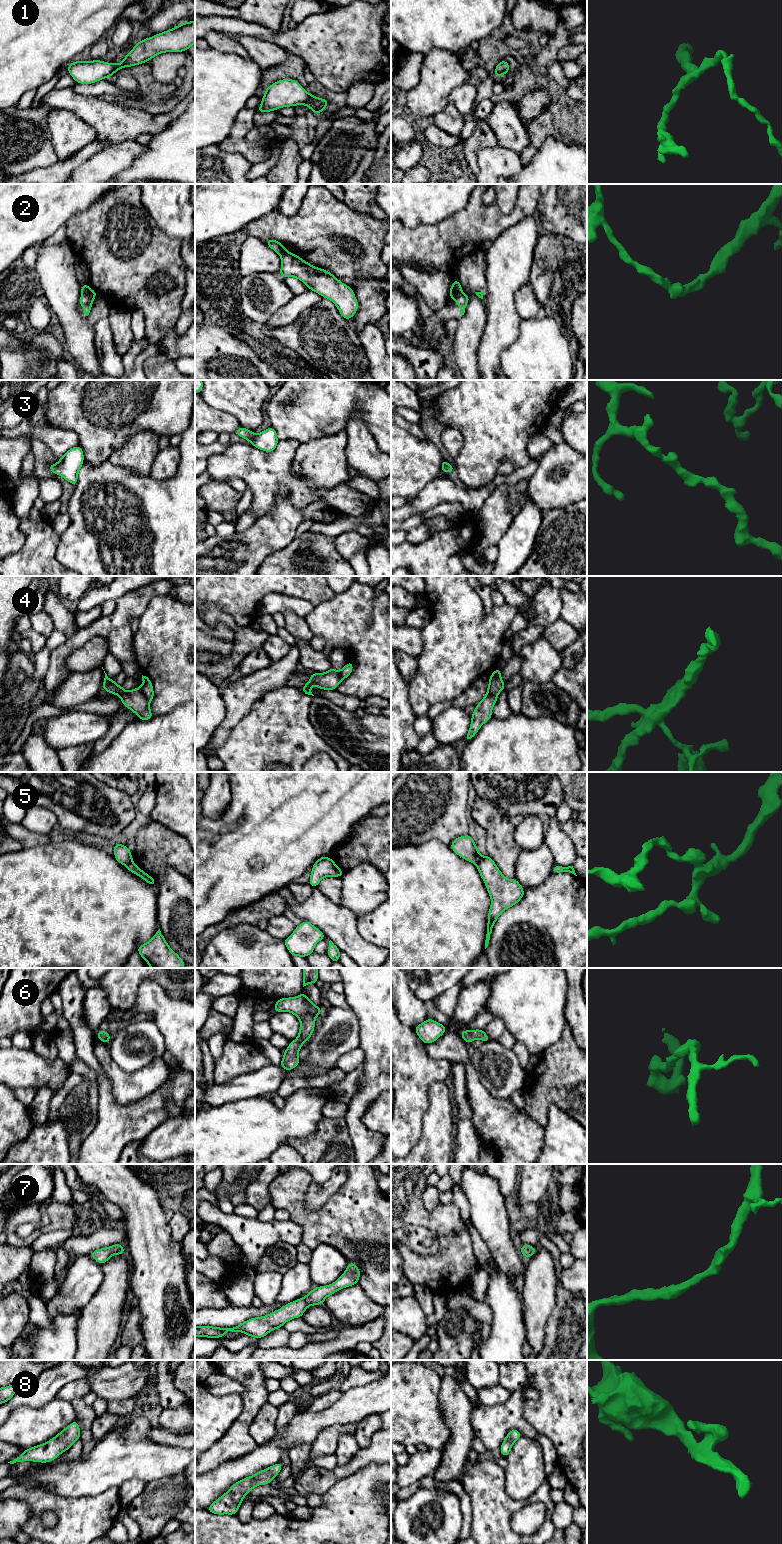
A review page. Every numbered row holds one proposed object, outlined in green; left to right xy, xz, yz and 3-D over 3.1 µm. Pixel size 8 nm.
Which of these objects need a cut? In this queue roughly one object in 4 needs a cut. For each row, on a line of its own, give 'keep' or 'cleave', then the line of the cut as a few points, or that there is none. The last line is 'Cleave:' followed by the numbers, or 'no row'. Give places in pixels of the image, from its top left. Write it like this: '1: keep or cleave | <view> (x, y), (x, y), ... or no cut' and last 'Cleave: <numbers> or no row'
1: keep | no cut
2: cleave | xy (91, 289), (81, 296)
3: keep | no cut
4: cleave | xy (139, 688), (149, 702)
5: cleave | yz (483, 857), (476, 865)
6: keep | no cut
7: keep | no cut
8: keep | no cut
Cleave: 2, 4, 5

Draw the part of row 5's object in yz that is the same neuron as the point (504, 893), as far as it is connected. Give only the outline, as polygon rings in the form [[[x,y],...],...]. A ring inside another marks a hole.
[[[489,855],[481,859],[477,864],[477,868],[491,898],[485,940],[486,949],[490,934],[500,914],[519,903],[525,891],[517,879],[506,878]]]

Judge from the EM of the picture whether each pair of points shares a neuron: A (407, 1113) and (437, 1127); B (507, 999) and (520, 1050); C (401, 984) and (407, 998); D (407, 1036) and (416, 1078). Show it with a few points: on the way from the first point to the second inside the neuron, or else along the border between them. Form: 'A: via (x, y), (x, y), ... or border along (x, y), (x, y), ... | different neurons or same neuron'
A: border along (428, 1097), (421, 1135), (416, 1143) | different neurons
B: border along (516, 1040), (531, 1054) | different neurons
C: via (401, 987), (401, 992), (404, 995) | same neuron
D: via (407, 1046), (407, 1068) | same neuron

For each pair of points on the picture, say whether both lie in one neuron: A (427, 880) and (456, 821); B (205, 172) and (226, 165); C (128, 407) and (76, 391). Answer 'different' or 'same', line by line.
A: different
B: same
C: same

